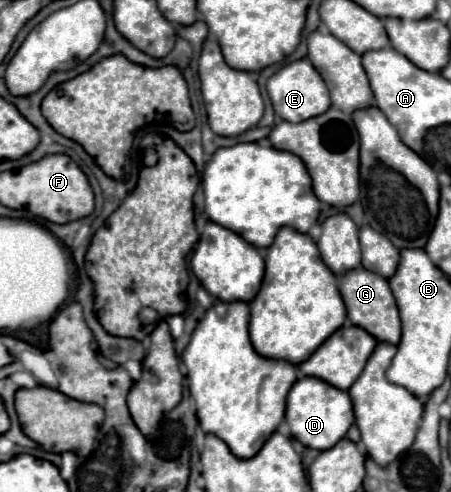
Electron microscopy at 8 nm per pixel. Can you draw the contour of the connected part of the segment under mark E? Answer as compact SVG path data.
M307 58L289 62L283 68L279 68L267 80L267 94L271 98L271 104L273 104L275 114L279 118L287 120L287 122L303 122L303 120L309 120L313 116L323 114L331 106L329 90L325 88L325 82L321 80L321 76L317 76L317 70L313 68L313 64L309 64Z

